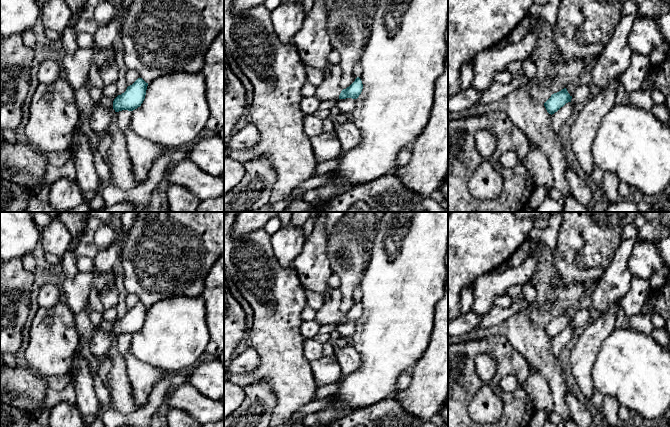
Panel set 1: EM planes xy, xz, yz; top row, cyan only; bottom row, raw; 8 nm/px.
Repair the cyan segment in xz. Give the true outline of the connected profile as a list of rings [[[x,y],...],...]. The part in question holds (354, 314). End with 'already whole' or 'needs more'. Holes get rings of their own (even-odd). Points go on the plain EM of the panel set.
[[[339,288],[329,290],[322,306],[316,310],[315,320],[322,326],[327,324],[357,323],[362,316],[363,308],[359,301],[346,313],[340,310],[342,292]]]; needs more

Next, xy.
[[[138,302],[127,311],[124,317],[114,323],[112,332],[96,328],[89,346],[91,353],[95,356],[105,356],[116,336],[122,334],[133,335],[140,331],[145,323],[147,310],[148,307],[142,302]]]; needs more

